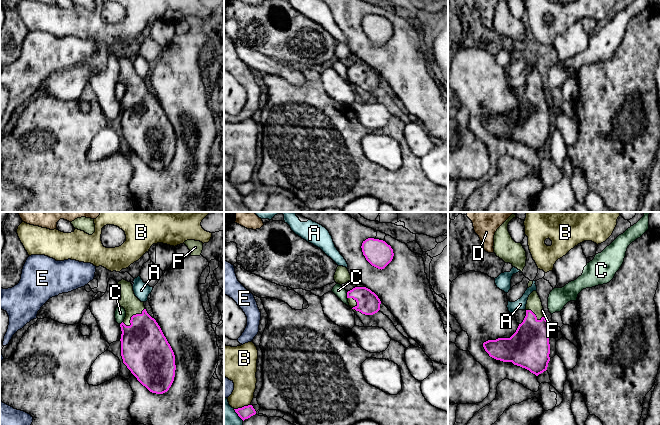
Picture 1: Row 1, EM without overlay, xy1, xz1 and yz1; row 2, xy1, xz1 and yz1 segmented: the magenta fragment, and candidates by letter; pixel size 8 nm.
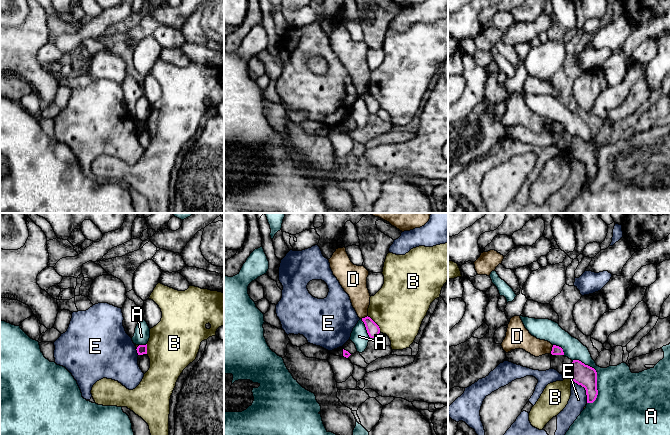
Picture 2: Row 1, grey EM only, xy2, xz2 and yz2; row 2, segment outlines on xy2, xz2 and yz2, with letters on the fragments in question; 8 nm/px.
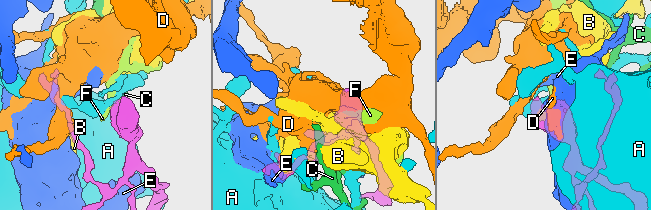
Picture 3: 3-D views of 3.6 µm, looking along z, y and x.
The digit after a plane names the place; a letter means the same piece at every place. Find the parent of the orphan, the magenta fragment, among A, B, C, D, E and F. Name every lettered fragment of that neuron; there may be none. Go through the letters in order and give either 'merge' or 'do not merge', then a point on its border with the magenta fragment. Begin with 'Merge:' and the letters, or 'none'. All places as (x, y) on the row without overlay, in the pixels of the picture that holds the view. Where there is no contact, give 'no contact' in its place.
Merge: F
A: do not merge; meets magenta in yz2 at (596, 152)
B: do not merge; meets magenta in xz1 at (242, 183)
C: do not merge; meets magenta in xz1 at (347, 70)
D: do not merge; meets magenta in yz2 at (552, 125)
E: do not merge; meets magenta in yz2 at (585, 165)
F: merge; meets magenta in xy1 at (131, 94)

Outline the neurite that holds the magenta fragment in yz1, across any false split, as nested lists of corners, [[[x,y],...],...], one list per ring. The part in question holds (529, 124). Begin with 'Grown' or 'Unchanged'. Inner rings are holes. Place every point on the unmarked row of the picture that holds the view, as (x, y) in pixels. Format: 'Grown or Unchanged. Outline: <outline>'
Grown. Outline: [[[537,67],[527,76],[526,92],[510,114],[498,114],[483,119],[490,133],[529,146],[538,152],[547,146],[550,137],[549,98]]]

